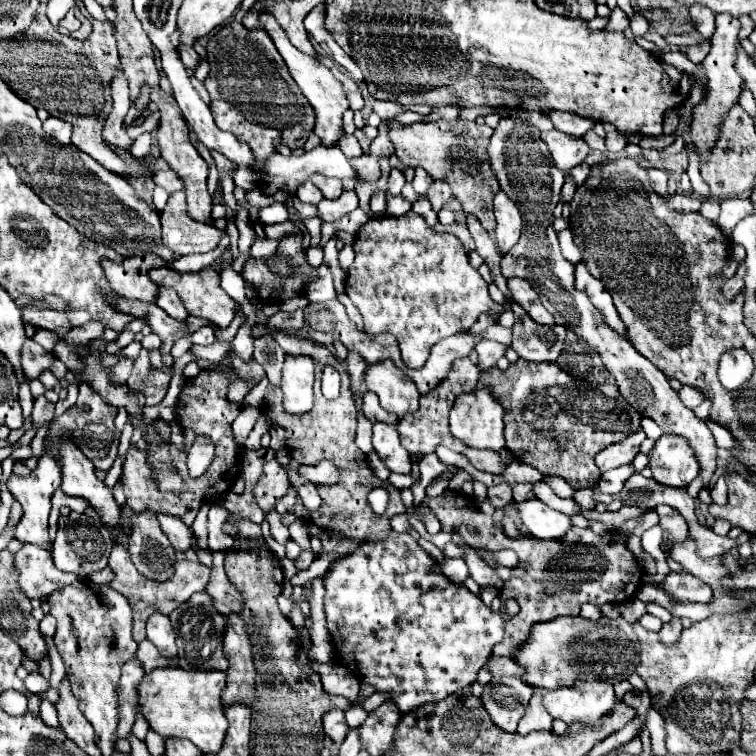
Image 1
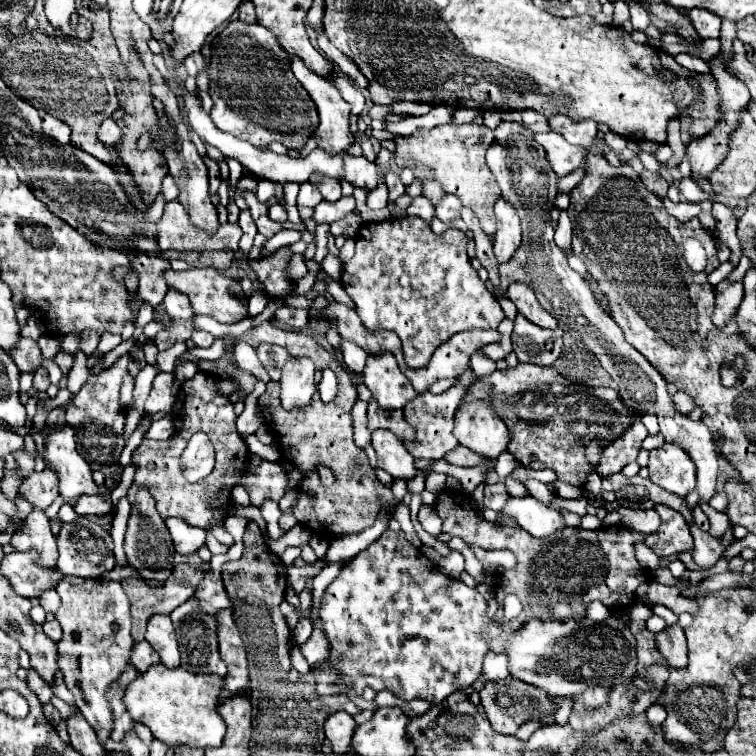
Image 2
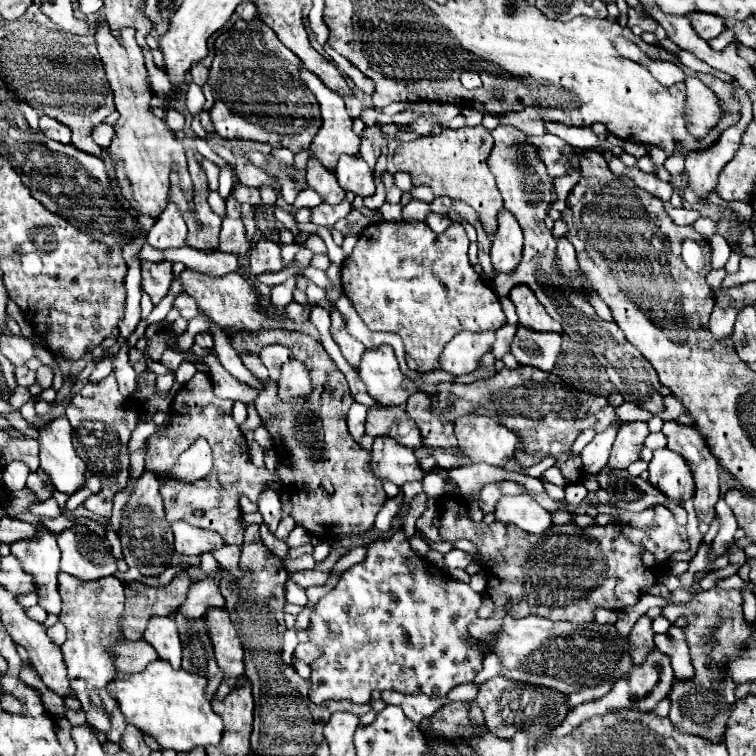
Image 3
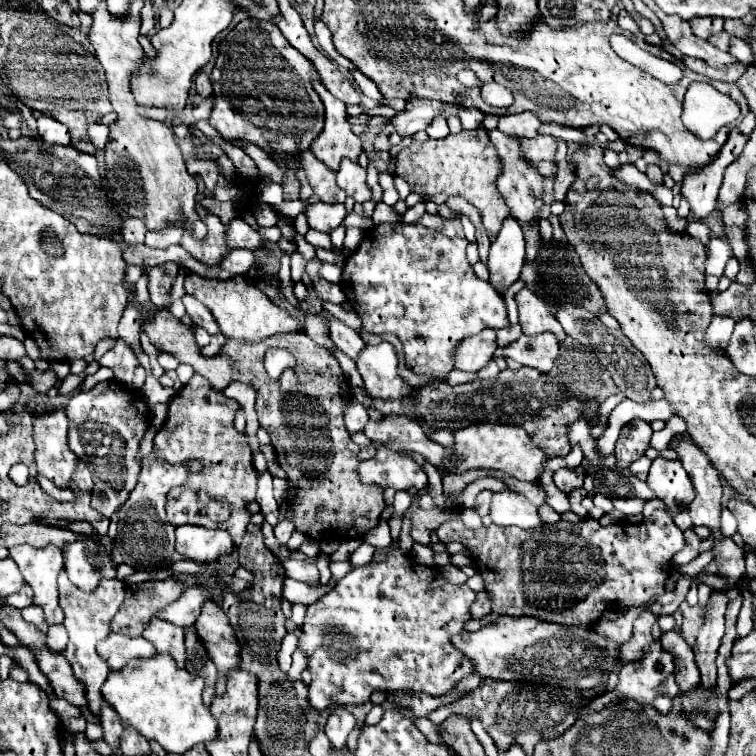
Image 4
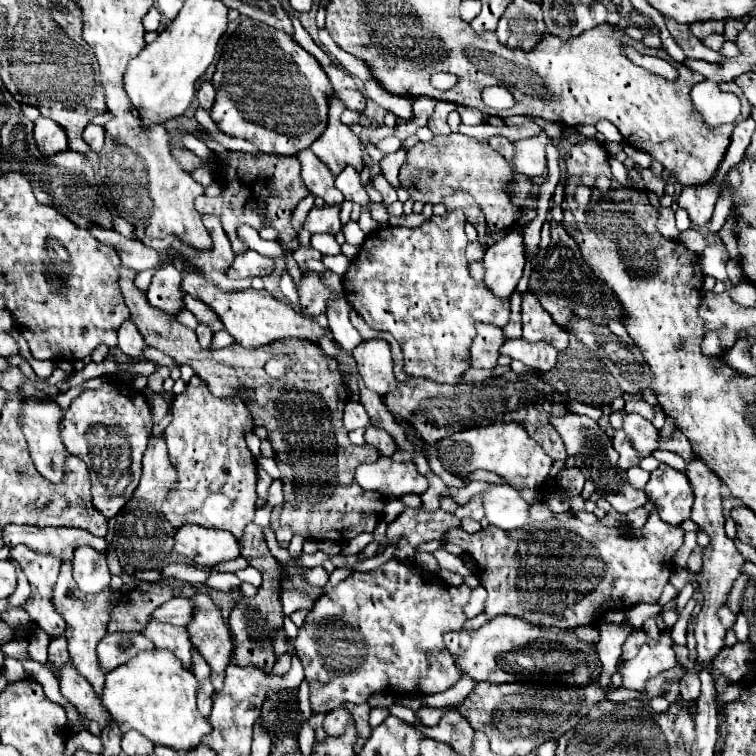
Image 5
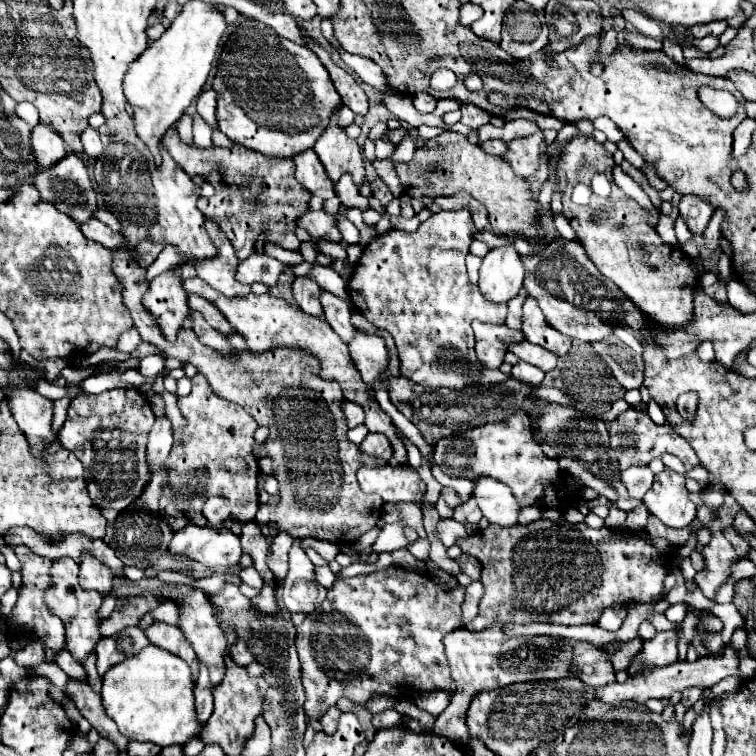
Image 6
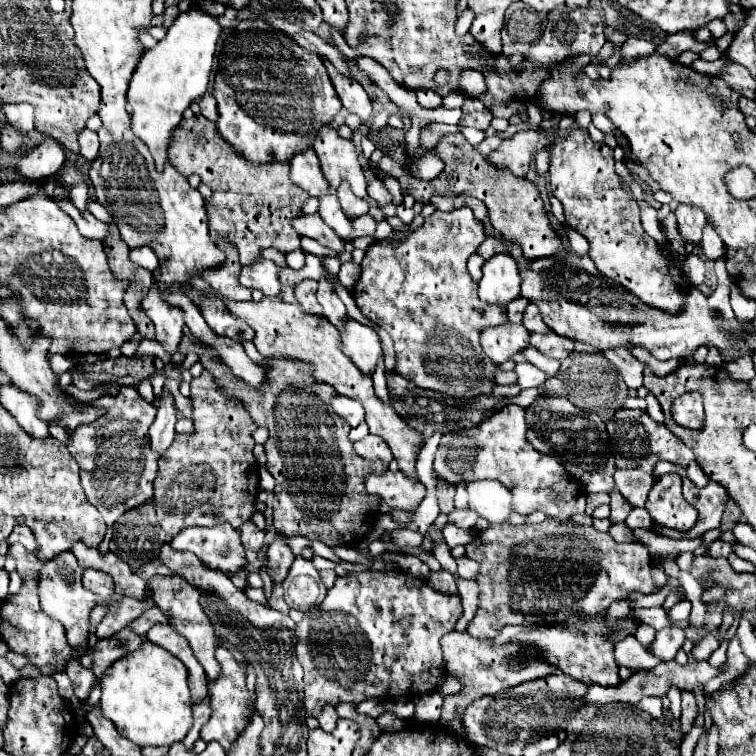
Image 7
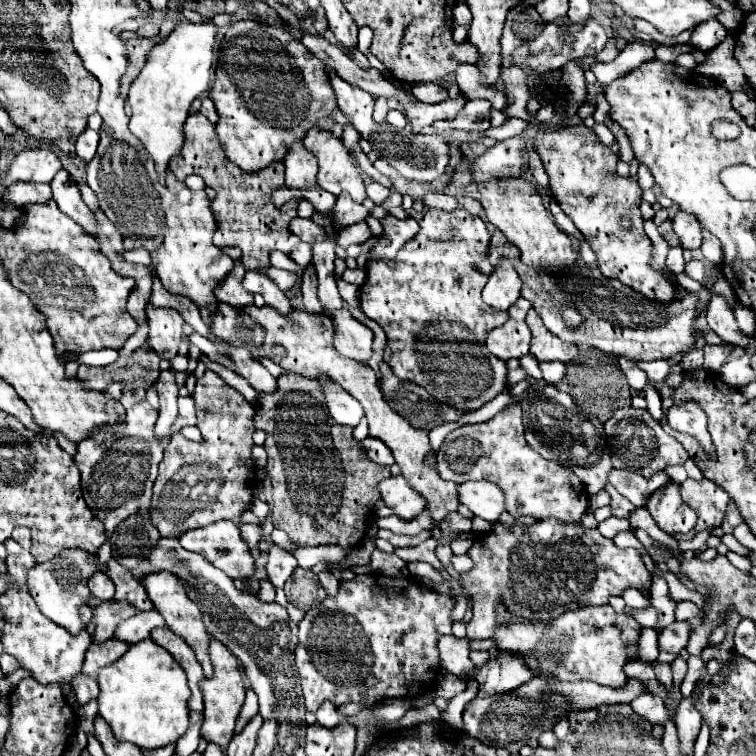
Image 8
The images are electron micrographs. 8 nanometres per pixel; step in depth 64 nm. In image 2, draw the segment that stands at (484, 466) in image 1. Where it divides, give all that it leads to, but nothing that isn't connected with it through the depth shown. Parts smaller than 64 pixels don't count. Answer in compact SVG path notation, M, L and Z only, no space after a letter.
M456 446L450 454L444 456L446 462L450 464L456 464L456 466L486 466L488 470L494 470L496 462L494 460L488 460L488 458L480 458L476 454L472 454L468 448L464 446Z

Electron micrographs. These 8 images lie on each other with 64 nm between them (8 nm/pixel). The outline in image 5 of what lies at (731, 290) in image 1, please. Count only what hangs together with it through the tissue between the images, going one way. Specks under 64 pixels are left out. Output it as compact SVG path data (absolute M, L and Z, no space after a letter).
M708 330L708 332L704 332L702 352L704 352L706 356L720 356L720 354L722 354L720 332L722 332L722 330Z

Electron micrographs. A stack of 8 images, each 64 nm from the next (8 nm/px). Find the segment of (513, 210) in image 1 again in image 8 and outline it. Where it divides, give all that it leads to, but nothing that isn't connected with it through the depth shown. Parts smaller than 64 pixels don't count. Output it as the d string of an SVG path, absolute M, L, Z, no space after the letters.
M500 260L482 290L482 300L498 310L508 310L520 298L520 276L510 260Z

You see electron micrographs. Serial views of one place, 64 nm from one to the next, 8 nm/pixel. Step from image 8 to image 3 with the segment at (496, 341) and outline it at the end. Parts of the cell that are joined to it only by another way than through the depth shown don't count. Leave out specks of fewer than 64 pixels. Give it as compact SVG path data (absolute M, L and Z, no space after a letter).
M460 332L444 348L438 360L438 370L452 376L470 374L476 370L478 360L494 344L494 332Z

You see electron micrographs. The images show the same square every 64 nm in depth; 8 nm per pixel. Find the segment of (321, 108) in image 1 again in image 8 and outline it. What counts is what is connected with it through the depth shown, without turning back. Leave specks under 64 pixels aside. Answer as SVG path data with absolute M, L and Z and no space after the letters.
M310 130L304 138L304 146L318 158L318 186L338 196L340 192L348 192L356 202L362 202L366 198L364 180L360 176L360 168L356 166L356 160L352 158L352 152L344 146L340 138L336 138L330 130Z

